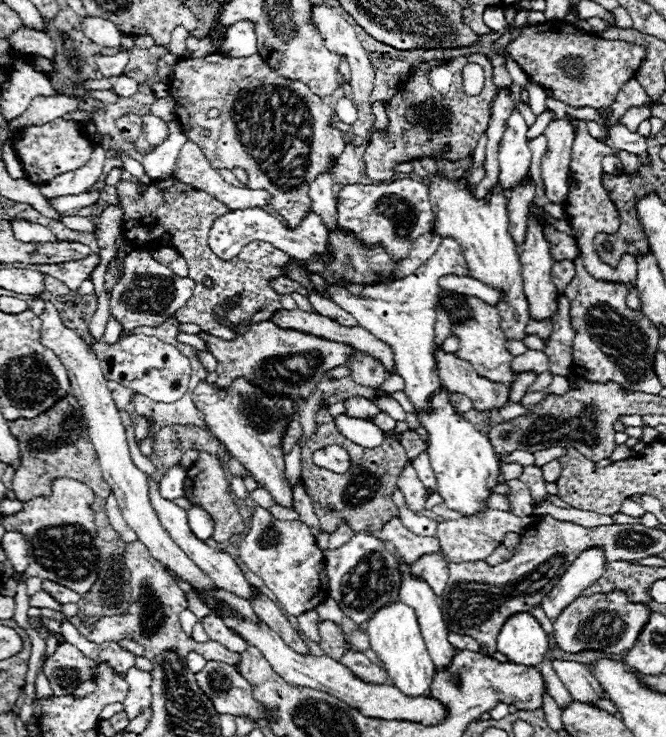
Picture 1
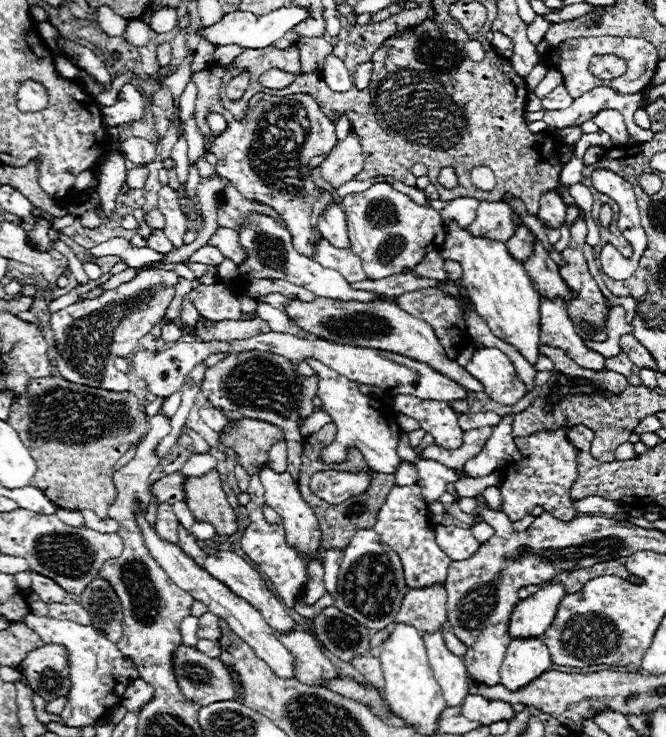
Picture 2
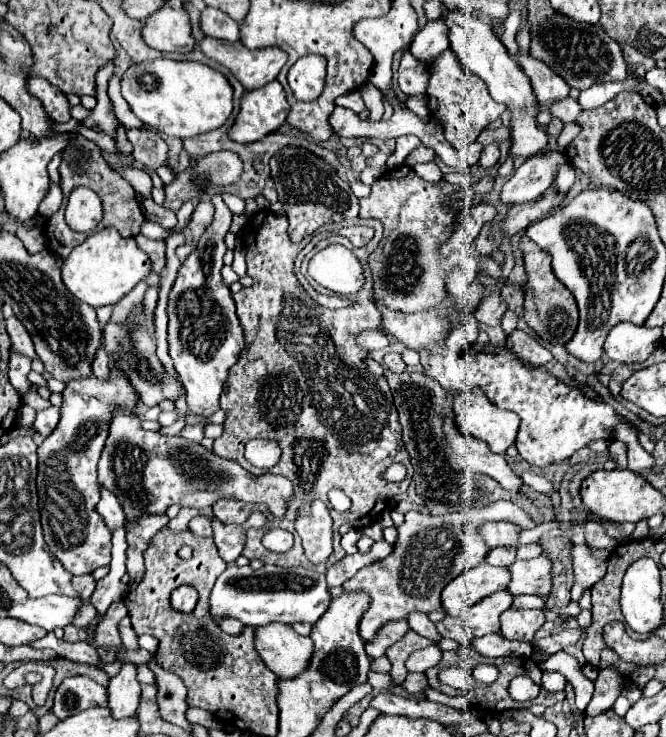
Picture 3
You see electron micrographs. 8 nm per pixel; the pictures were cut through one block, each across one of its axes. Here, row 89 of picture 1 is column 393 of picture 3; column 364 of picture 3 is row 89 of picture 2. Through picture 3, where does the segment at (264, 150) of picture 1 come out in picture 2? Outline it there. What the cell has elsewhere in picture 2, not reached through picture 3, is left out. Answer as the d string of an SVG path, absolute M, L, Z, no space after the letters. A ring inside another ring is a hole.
M208 66L192 76L192 82L198 88L196 98L196 124L204 140L210 140L212 154L218 158L216 172L218 176L228 178L234 188L248 198L250 202L260 202L276 210L280 220L292 234L296 250L304 256L312 256L312 246L320 234L316 232L316 222L320 210L332 202L332 194L316 188L312 180L310 160L314 156L328 156L336 144L334 122L320 110L320 106L306 94L290 96L270 96L266 92L256 92L244 112L244 120L236 120L218 98L218 86L224 74L230 72L230 66ZM210 112L222 114L226 118L226 130L218 136L210 134L206 116Z

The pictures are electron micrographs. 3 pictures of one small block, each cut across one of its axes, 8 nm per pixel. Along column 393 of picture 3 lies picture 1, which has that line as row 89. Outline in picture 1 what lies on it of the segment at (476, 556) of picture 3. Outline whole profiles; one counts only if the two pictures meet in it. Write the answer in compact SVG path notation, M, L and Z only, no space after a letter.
M562 20L524 26L522 34L508 46L508 52L532 82L550 88L556 100L574 108L610 108L620 88L634 78L648 54L644 46L624 40L602 40Z

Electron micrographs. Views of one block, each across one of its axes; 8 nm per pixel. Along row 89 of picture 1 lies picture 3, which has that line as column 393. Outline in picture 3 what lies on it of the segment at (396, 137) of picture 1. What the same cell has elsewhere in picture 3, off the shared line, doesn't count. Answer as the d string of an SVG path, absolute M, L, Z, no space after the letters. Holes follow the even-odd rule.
M260 210L260 212L252 214L246 222L248 224L240 230L240 238L242 238L242 244L246 250L248 276L254 278L254 286L244 288L238 294L234 294L234 302L236 302L236 308L238 308L236 312L240 316L248 344L246 344L244 352L240 354L238 362L230 368L226 388L220 396L220 408L226 410L226 422L224 422L224 434L214 442L214 452L220 454L222 458L236 460L250 474L256 474L256 476L262 476L268 472L282 474L282 476L290 478L294 484L294 498L290 502L288 512L282 518L270 516L266 528L246 530L246 544L244 544L242 556L246 556L248 560L262 558L266 564L276 564L276 566L304 566L310 570L326 572L326 568L336 564L338 560L342 560L346 554L340 546L338 528L346 522L350 522L354 526L362 526L362 528L372 524L374 520L378 520L380 512L388 506L388 500L406 492L408 484L412 482L412 464L410 464L410 456L402 444L402 428L398 422L398 412L394 408L388 382L384 376L374 376L366 370L366 366L362 364L362 358L366 356L366 352L360 350L354 340L358 332L368 330L368 328L378 328L378 324L380 324L380 312L376 312L376 306L372 302L372 296L374 296L372 274L370 274L370 278L366 276L362 290L358 294L350 296L350 302L352 302L350 306L346 306L342 310L328 310L324 306L318 306L308 296L308 292L300 286L300 282L294 274L294 260L296 260L296 254L302 250L302 244L294 244L290 240L288 220L284 216L270 212L270 210ZM256 436L276 440L282 446L282 460L278 462L278 466L268 468L268 470L260 470L260 468L254 468L250 462L246 462L244 444ZM394 462L404 462L408 468L406 480L400 484L390 484L380 478L380 472L384 472ZM332 488L340 488L342 492L346 492L346 496L352 500L352 506L346 512L332 510L334 552L328 558L328 562L324 562L320 566L312 566L306 560L304 552L300 550L300 538L298 538L296 530L292 528L292 524L294 524L298 510L304 504L308 504L310 500L320 498L320 500L328 502L326 494ZM270 528L290 530L294 534L294 546L284 554L270 552L268 548L264 548L262 534L266 534Z

